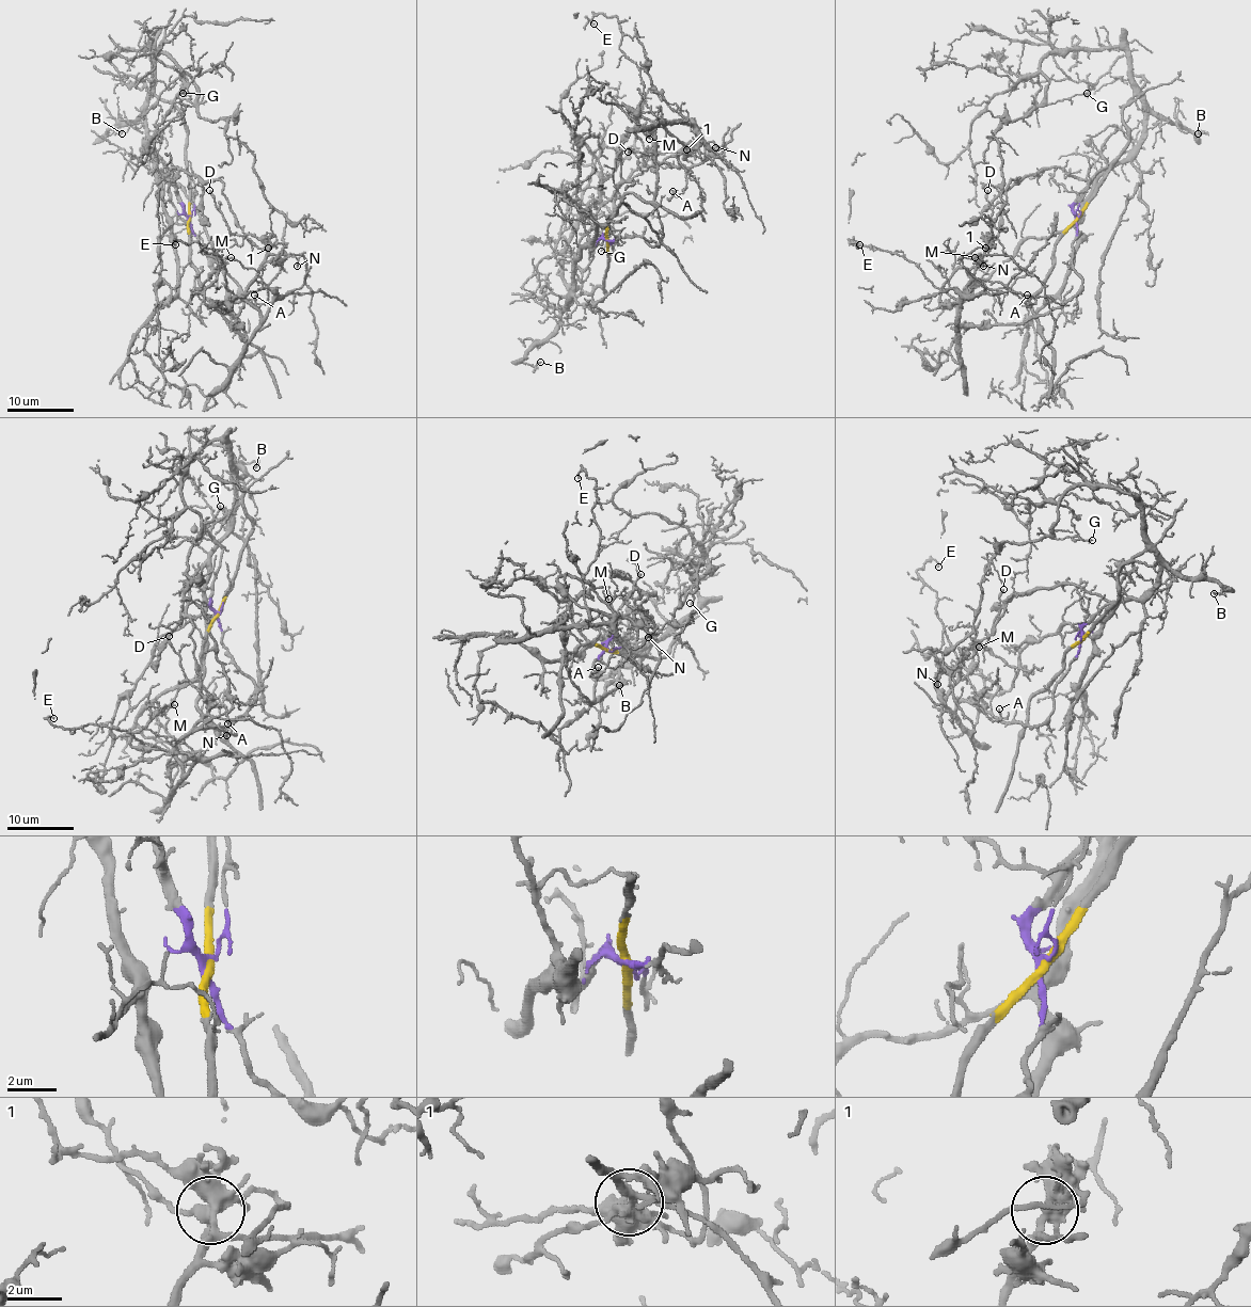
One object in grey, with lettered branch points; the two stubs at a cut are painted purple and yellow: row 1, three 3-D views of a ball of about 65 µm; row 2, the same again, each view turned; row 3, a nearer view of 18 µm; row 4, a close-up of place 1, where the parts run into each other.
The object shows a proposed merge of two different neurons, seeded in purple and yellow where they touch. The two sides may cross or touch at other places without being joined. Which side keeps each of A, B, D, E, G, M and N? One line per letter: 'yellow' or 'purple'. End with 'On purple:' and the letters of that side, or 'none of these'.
A: purple
B: yellow
D: purple
E: purple
G: yellow
M: purple
N: purple
On purple: A, D, E, M, N

